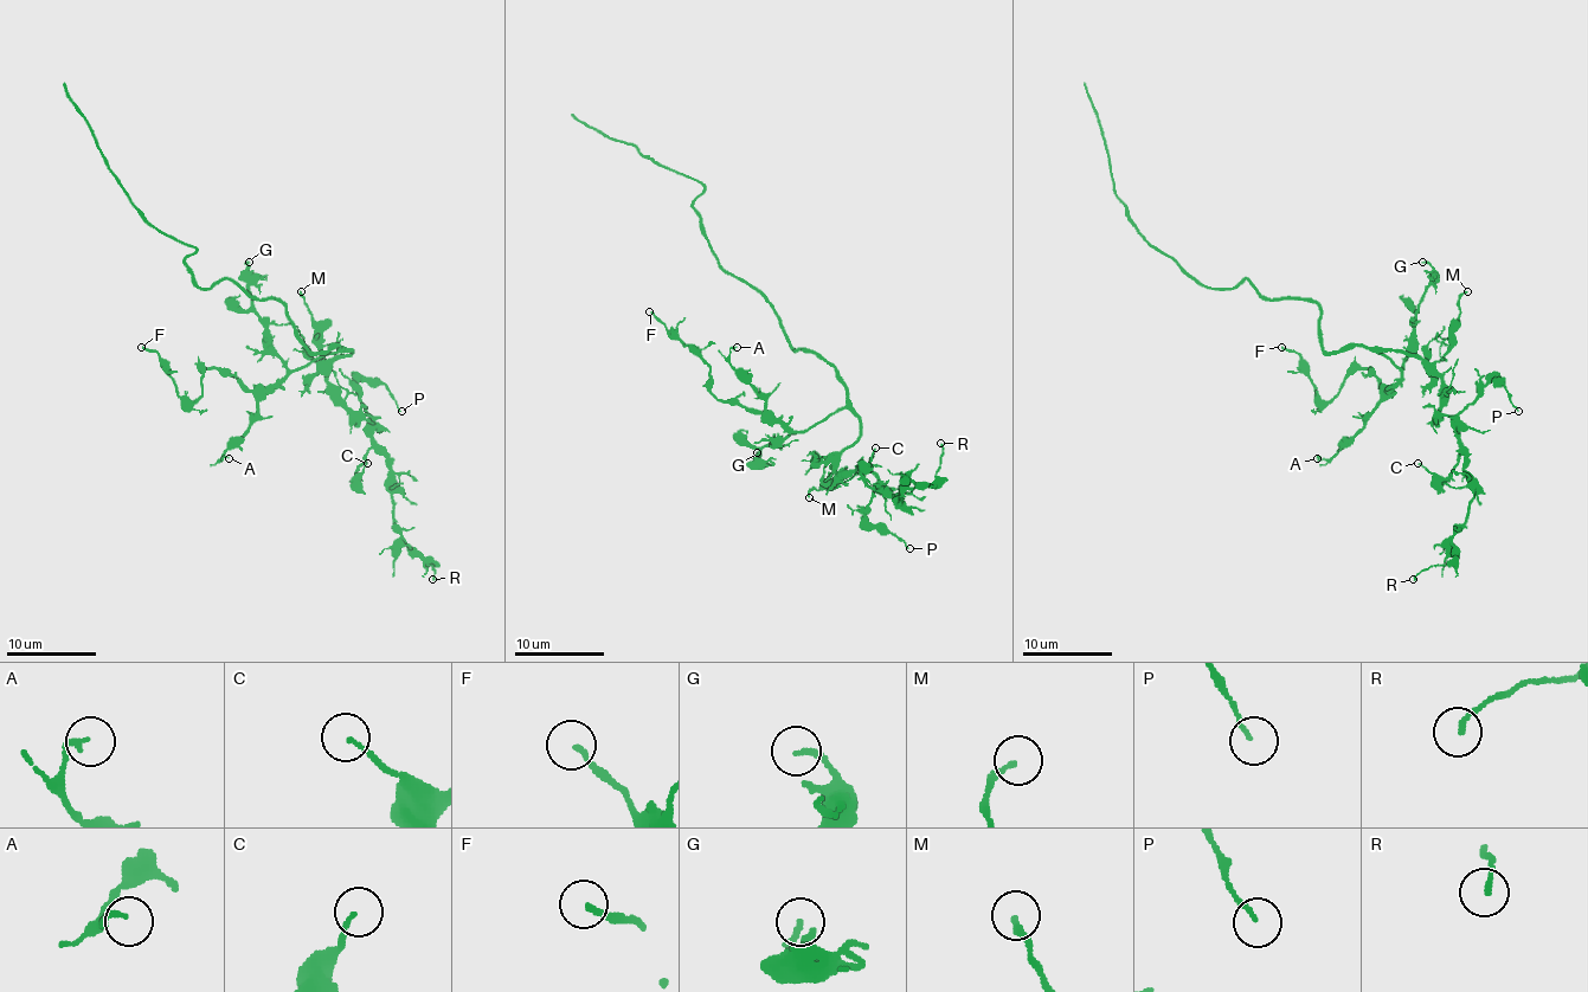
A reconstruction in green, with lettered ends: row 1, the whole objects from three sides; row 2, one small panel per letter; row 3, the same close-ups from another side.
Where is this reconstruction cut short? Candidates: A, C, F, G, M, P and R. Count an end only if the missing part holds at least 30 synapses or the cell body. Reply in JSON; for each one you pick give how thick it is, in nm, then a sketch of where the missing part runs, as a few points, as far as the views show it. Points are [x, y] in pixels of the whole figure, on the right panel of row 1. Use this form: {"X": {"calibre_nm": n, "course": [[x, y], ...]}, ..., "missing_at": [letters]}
{"missing_at": []}

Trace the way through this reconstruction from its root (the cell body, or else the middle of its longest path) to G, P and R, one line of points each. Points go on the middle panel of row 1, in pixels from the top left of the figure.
G: (795, 349), (812, 349), (835, 369), (847, 387), (847, 403), (807, 430), (762, 448), (757, 462), (757, 452)
P: (795, 349), (812, 349), (847, 387), (860, 437), (835, 470), (869, 470), (878, 480), (867, 520), (910, 548)
R: (795, 349), (835, 369), (860, 422), (835, 470), (869, 470), (898, 503), (911, 482), (933, 482), (940, 443)

